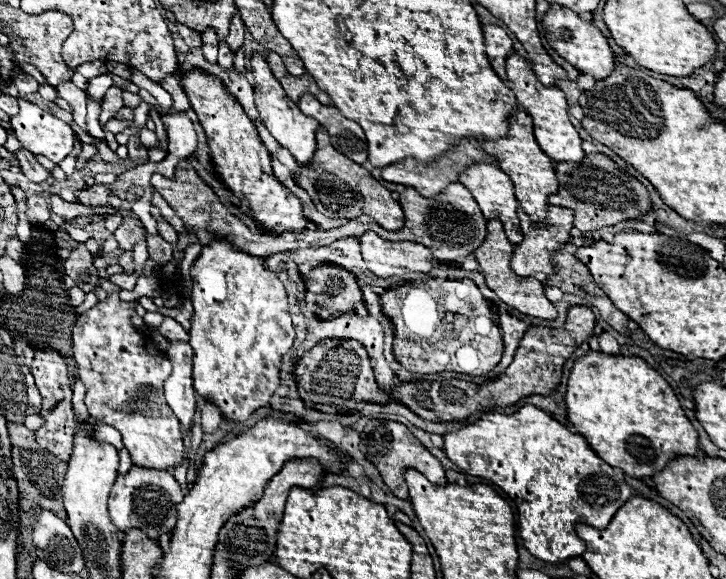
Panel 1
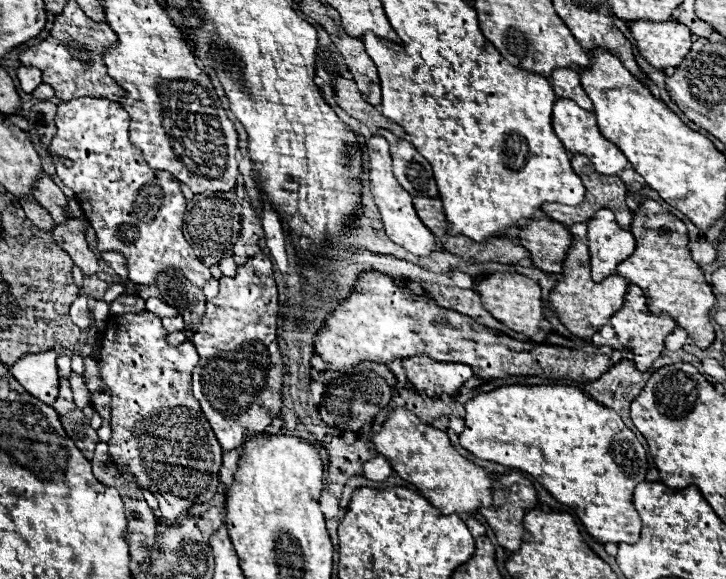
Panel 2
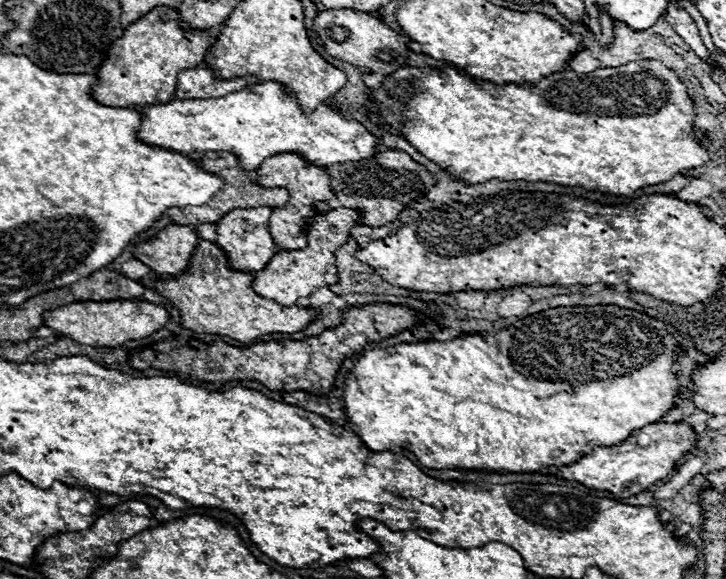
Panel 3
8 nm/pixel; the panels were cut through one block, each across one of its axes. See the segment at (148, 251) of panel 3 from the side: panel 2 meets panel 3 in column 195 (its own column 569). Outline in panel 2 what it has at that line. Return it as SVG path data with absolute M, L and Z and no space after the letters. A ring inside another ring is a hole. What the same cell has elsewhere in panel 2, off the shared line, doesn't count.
M530 220L522 226L520 244L532 254L536 268L544 272L562 272L564 258L574 242L574 236L564 224L554 220Z

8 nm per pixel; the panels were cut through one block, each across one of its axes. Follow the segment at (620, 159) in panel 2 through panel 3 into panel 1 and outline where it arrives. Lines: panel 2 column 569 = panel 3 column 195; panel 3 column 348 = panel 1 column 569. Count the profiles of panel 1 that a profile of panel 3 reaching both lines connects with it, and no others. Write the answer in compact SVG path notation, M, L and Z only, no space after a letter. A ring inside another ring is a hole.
M518 54L508 56L506 72L508 72L506 86L516 94L518 104L532 116L534 136L536 136L536 142L540 144L540 148L544 150L544 154L548 158L552 158L554 162L580 162L582 156L584 156L584 152L580 148L582 140L580 140L576 128L568 120L564 92L560 88L556 88L556 86L540 84L538 78L532 72L532 66Z

